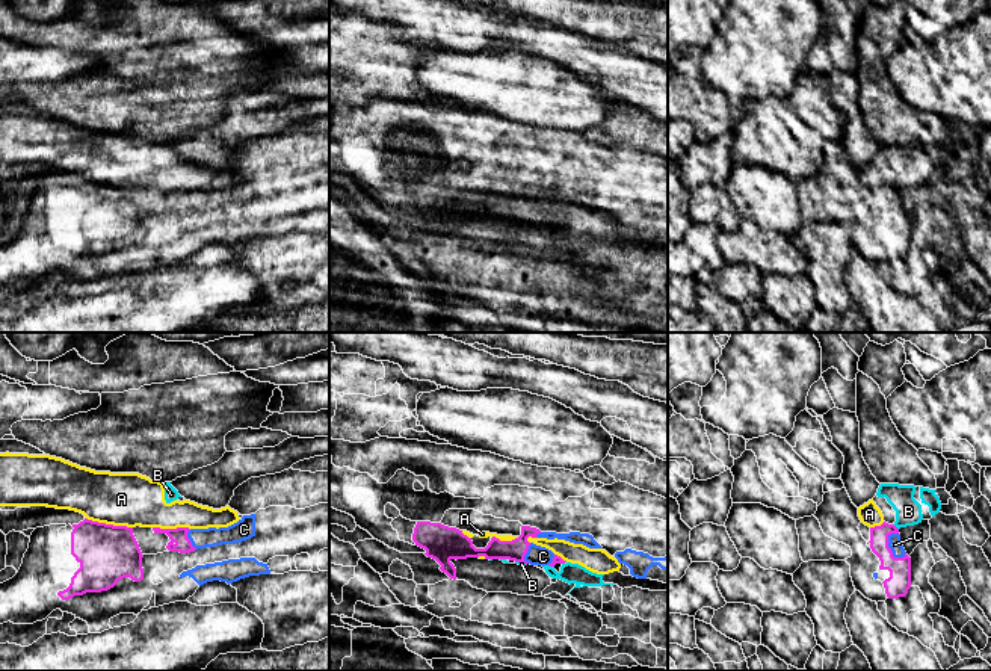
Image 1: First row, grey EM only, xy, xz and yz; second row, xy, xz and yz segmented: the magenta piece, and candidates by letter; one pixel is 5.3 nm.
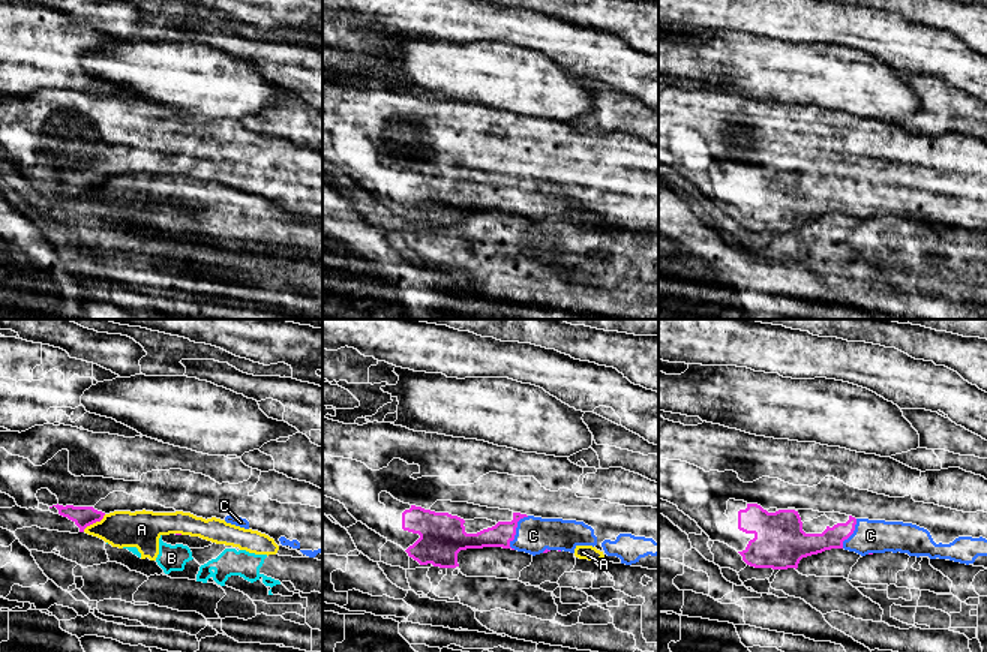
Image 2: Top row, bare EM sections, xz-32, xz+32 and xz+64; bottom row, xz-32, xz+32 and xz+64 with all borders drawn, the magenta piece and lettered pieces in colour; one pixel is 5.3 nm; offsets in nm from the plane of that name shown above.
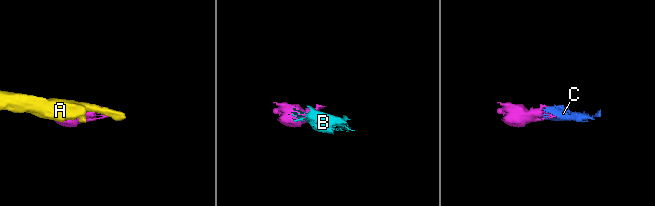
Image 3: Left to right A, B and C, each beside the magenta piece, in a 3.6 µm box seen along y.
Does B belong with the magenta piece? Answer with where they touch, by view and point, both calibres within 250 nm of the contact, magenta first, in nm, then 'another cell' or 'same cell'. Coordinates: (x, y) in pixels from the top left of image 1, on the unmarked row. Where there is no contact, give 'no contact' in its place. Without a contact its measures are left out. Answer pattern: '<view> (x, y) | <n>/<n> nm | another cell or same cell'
yz (896, 189) | 120/140 nm | another cell

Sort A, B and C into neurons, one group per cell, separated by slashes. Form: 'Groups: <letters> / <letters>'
Groups: A B / C

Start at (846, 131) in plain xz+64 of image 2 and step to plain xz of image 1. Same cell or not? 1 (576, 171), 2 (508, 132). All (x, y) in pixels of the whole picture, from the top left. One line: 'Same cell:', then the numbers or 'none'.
Same cell: 2

